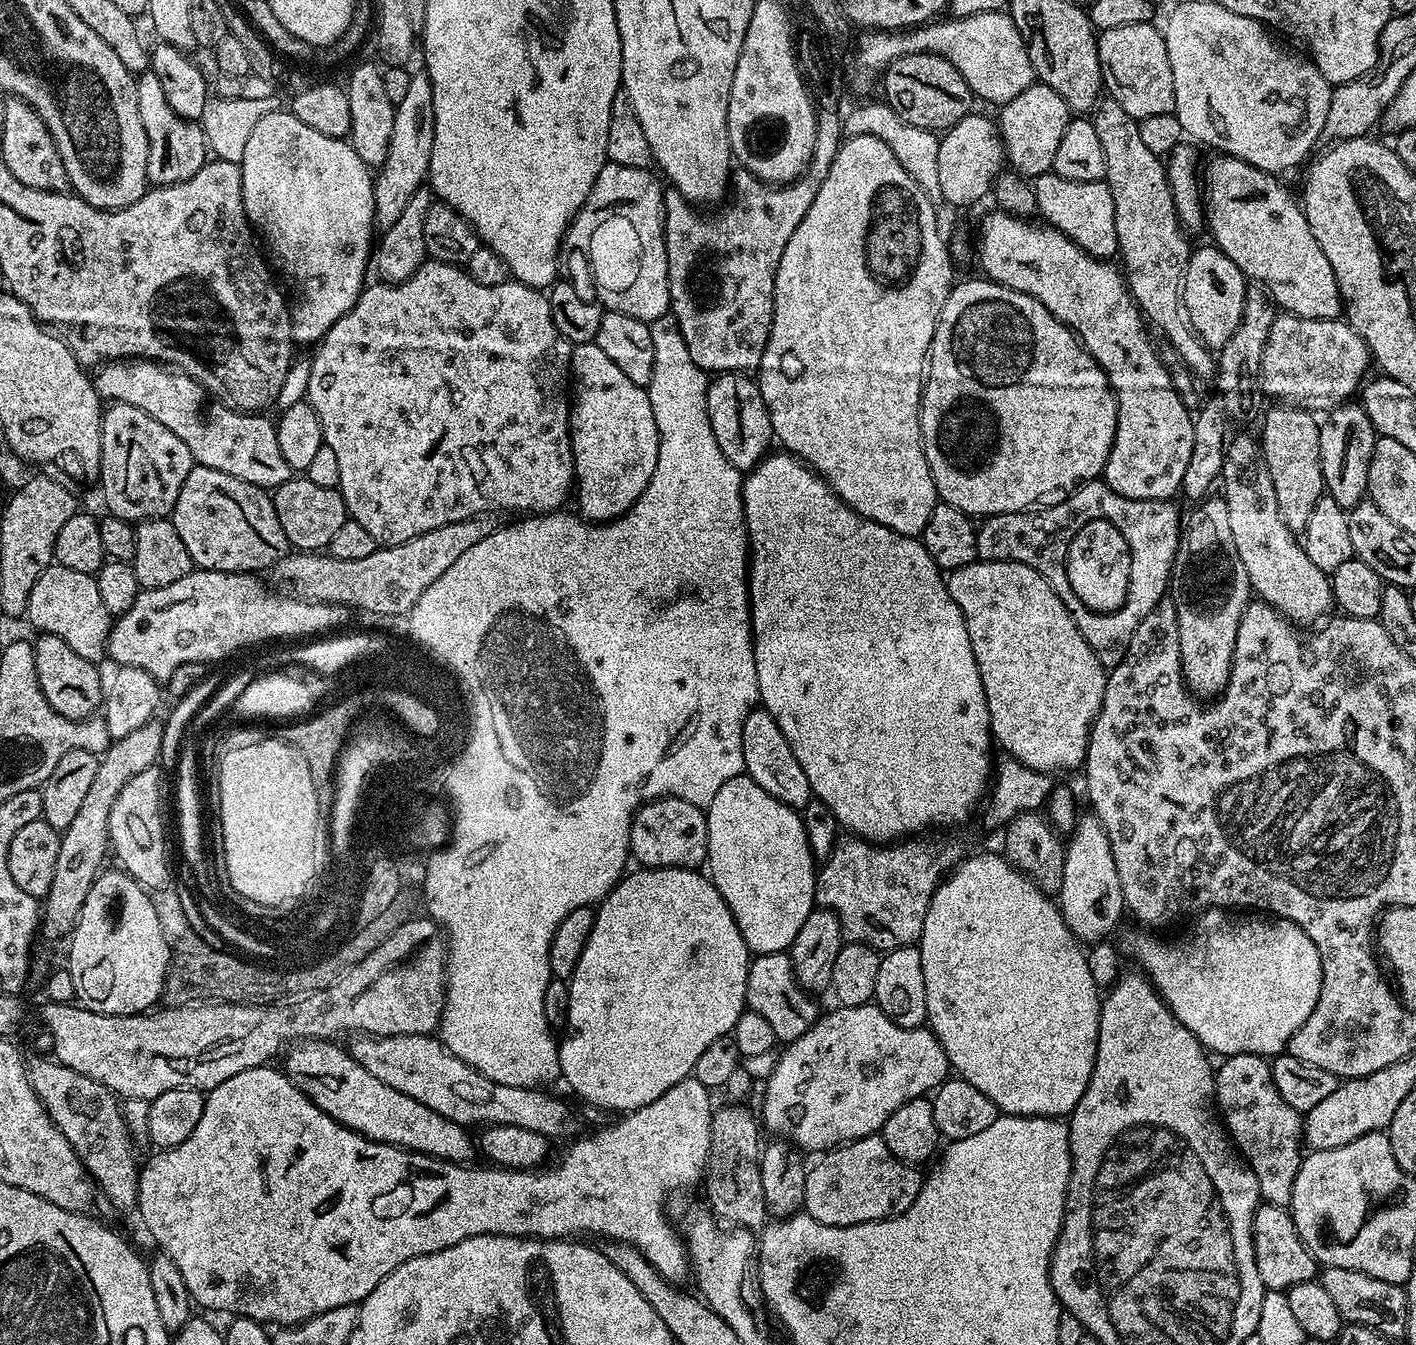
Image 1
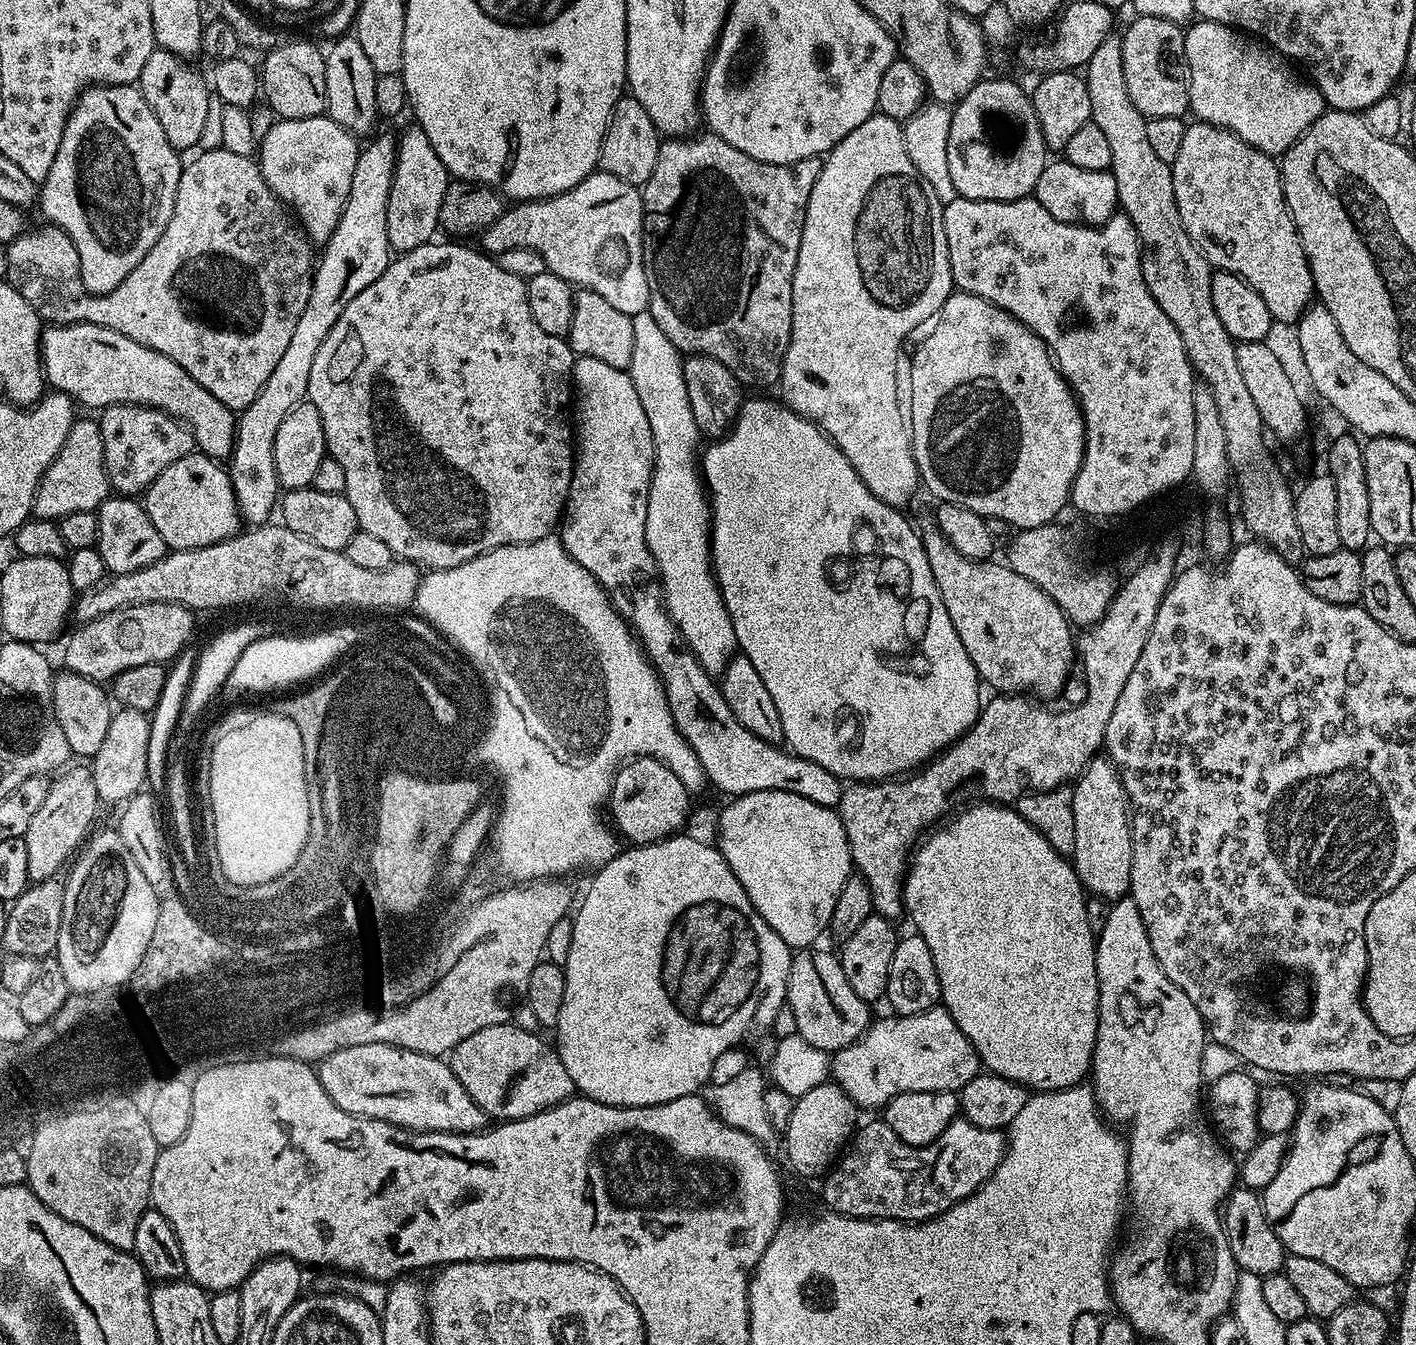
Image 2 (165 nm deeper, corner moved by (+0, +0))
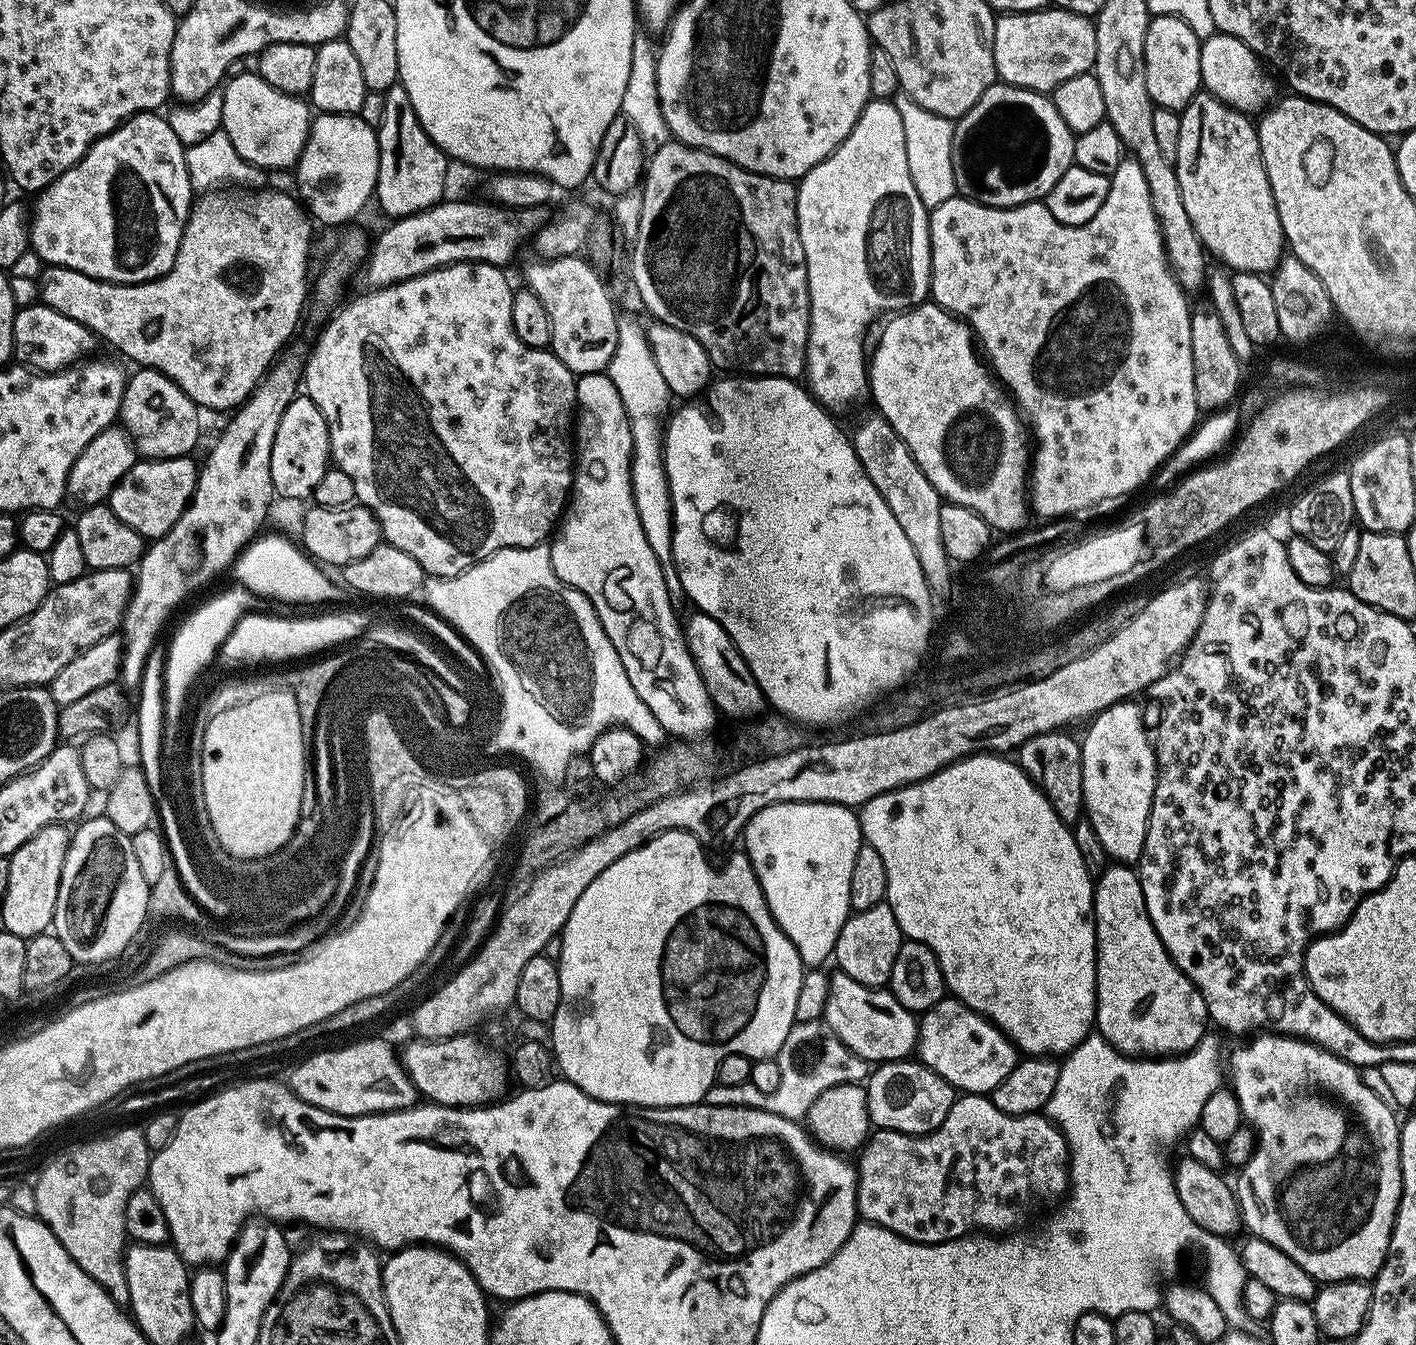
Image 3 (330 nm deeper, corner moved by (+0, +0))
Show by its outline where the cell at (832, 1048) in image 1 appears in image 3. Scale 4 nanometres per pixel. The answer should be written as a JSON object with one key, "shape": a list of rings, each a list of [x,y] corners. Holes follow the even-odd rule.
{"shape":[[[955,998],[939,1000],[918,1020],[918,1059],[934,1074],[946,1078],[957,1093],[983,1096],[994,1091],[1018,1063],[1018,1049],[987,1016]]]}

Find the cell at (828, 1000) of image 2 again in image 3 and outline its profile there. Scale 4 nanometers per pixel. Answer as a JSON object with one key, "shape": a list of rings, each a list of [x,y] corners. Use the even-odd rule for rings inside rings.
{"shape":[[[839,970],[833,971],[831,978],[823,1023],[858,1058],[877,1065],[890,1060],[907,1060],[917,1051],[920,1038],[917,1017],[906,1010],[891,991],[862,986],[862,982],[854,982],[854,978]]]}

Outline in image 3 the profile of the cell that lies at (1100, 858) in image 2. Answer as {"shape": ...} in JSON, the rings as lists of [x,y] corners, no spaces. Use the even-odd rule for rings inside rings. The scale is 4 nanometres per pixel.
{"shape":[[[1131,699],[1102,710],[1091,717],[1088,733],[1080,740],[1082,754],[1082,794],[1084,795],[1084,816],[1094,826],[1094,832],[1102,841],[1102,850],[1109,861],[1135,865],[1146,846],[1146,830],[1150,822],[1150,810],[1154,802],[1156,785],[1156,749],[1153,737],[1144,729],[1144,716]]]}

